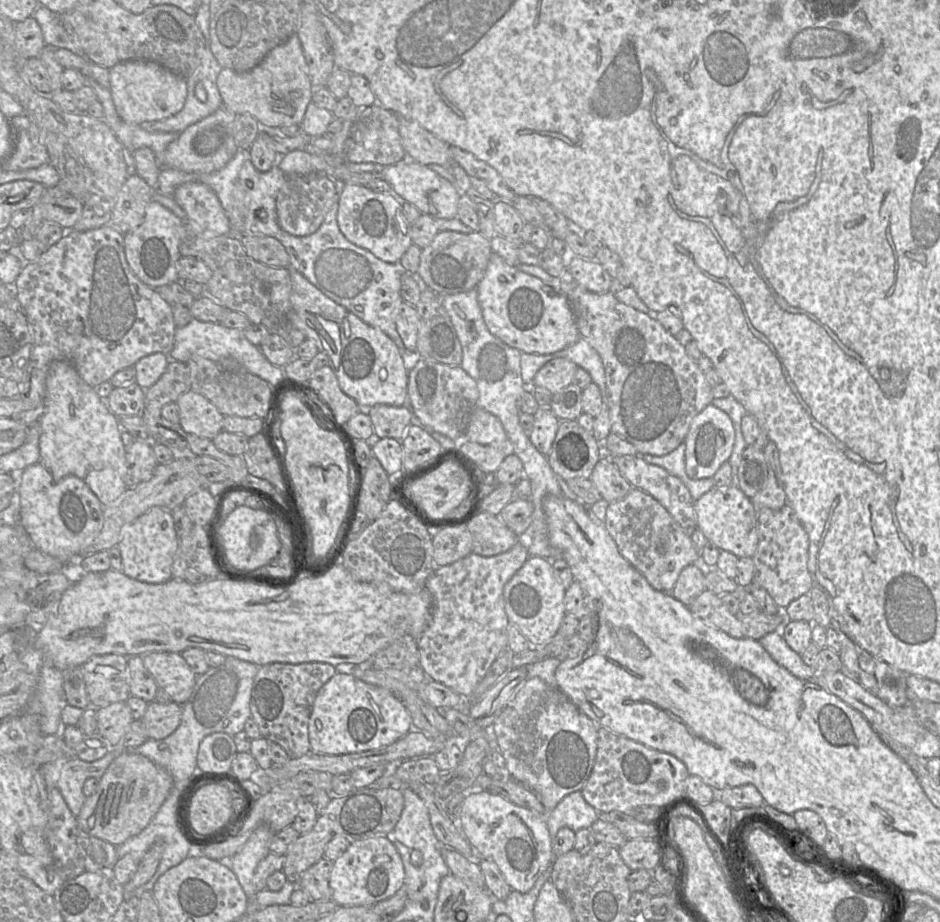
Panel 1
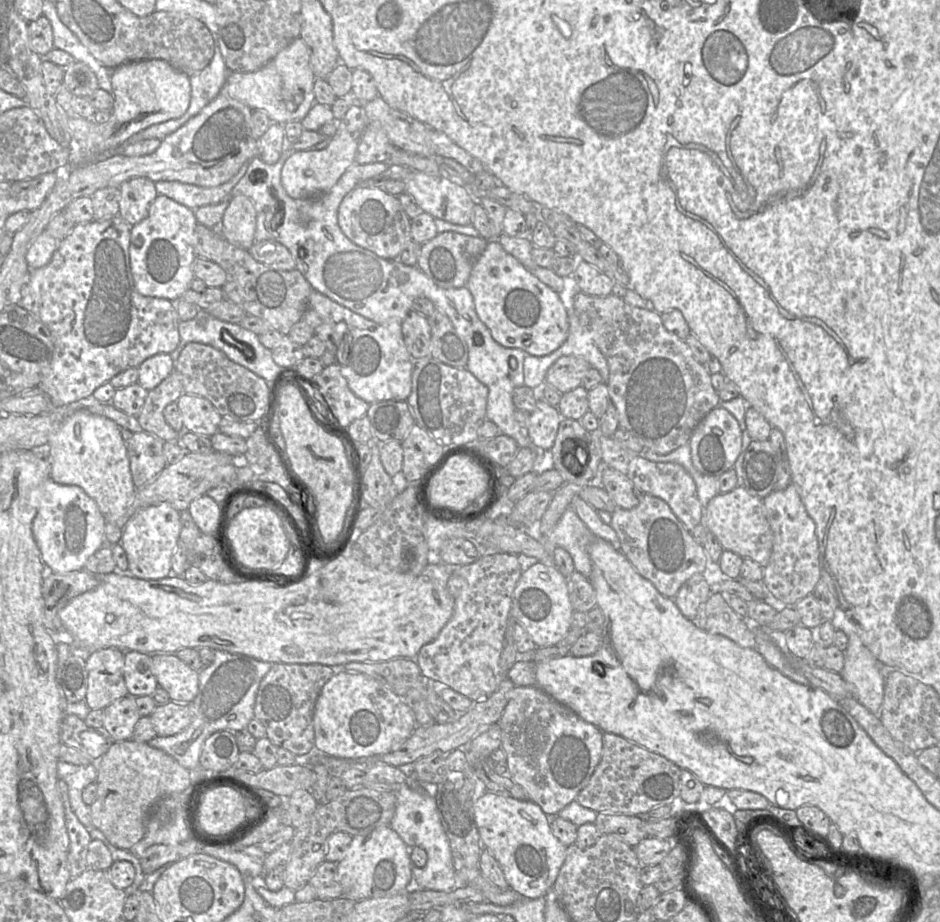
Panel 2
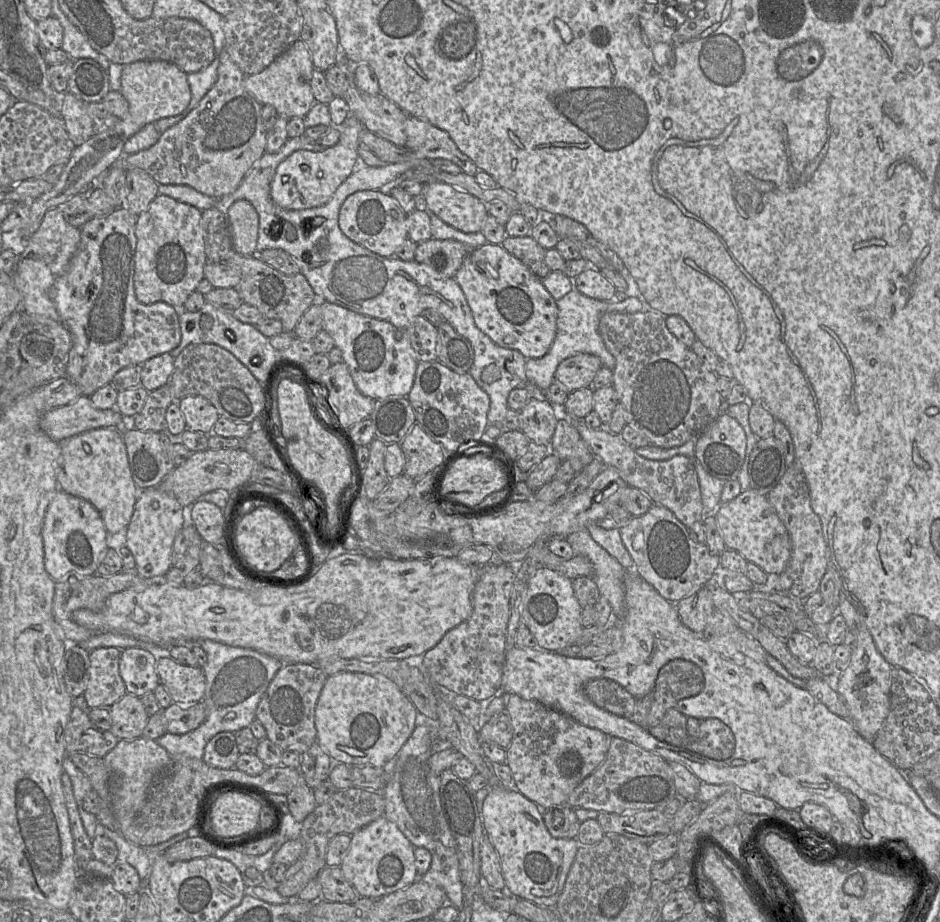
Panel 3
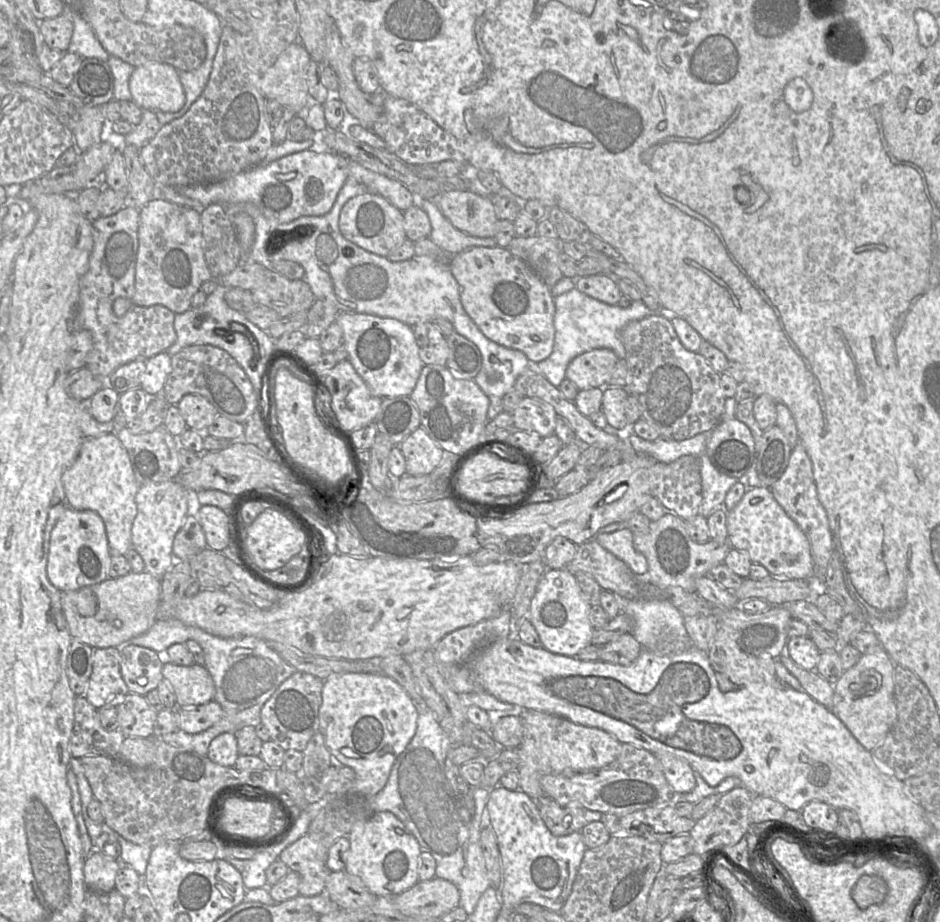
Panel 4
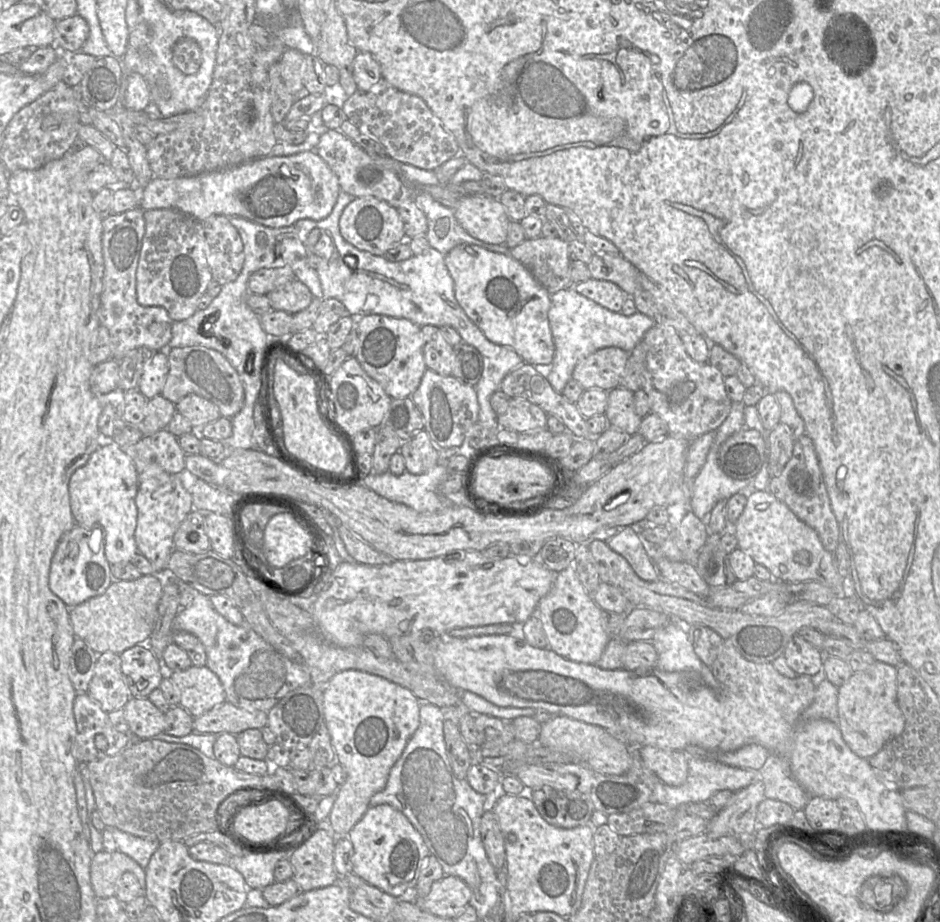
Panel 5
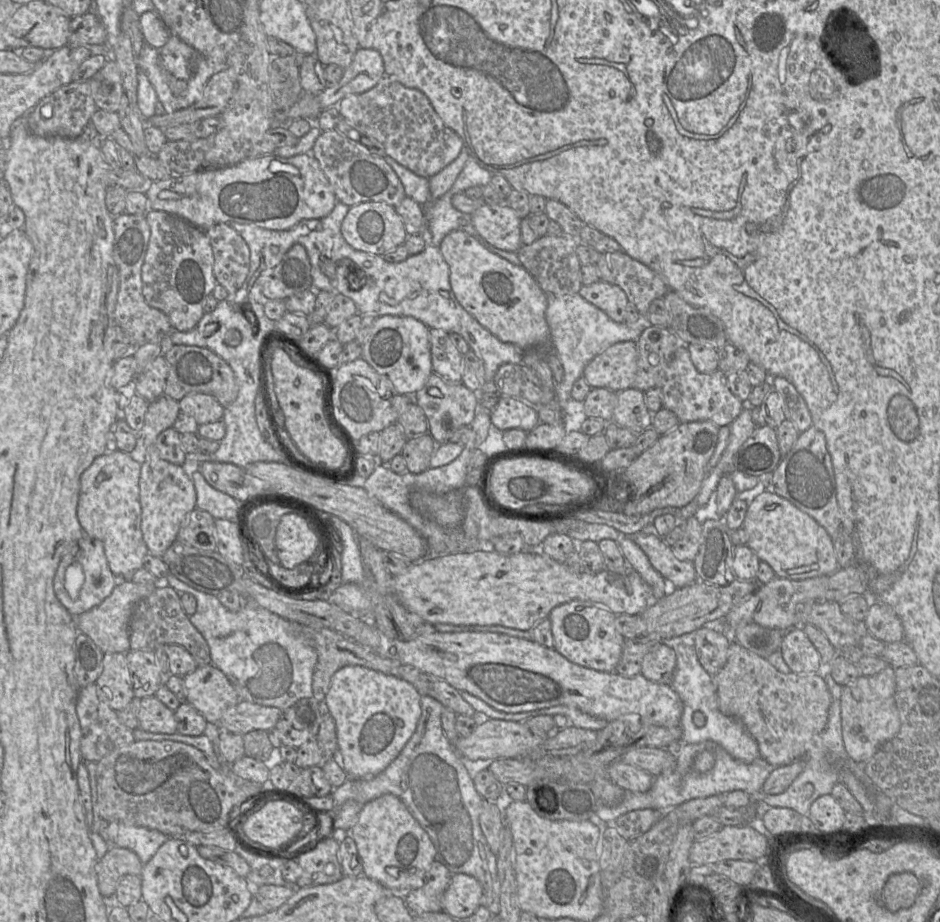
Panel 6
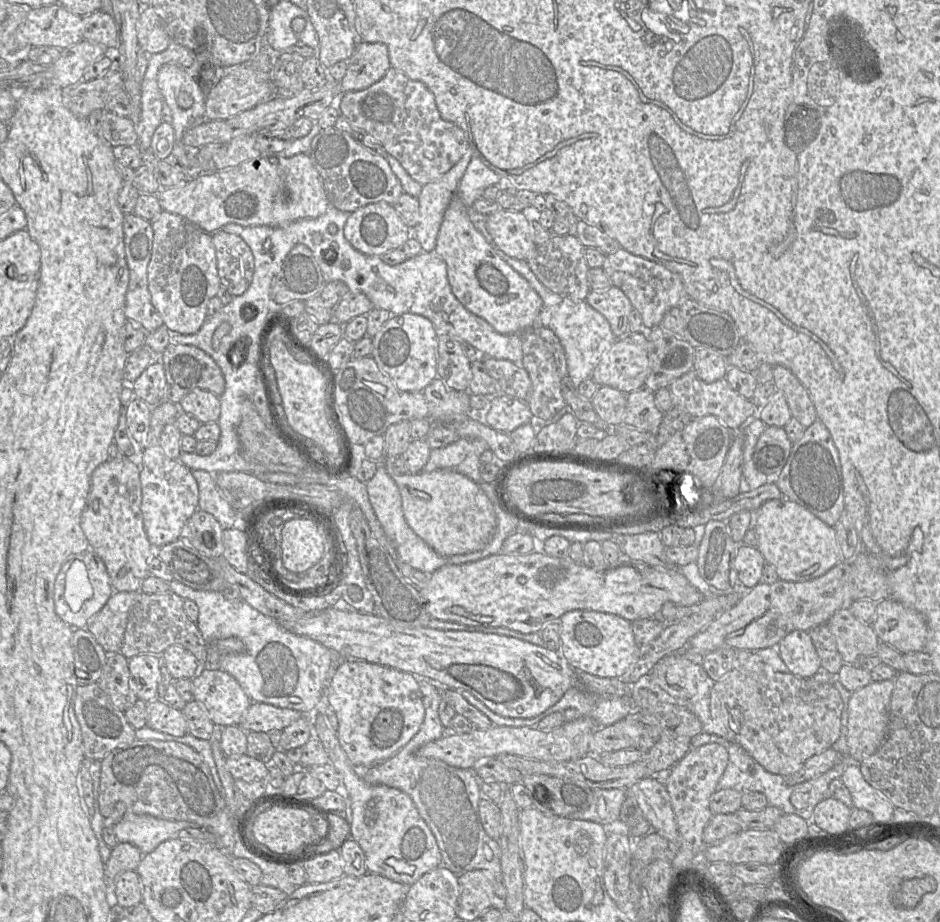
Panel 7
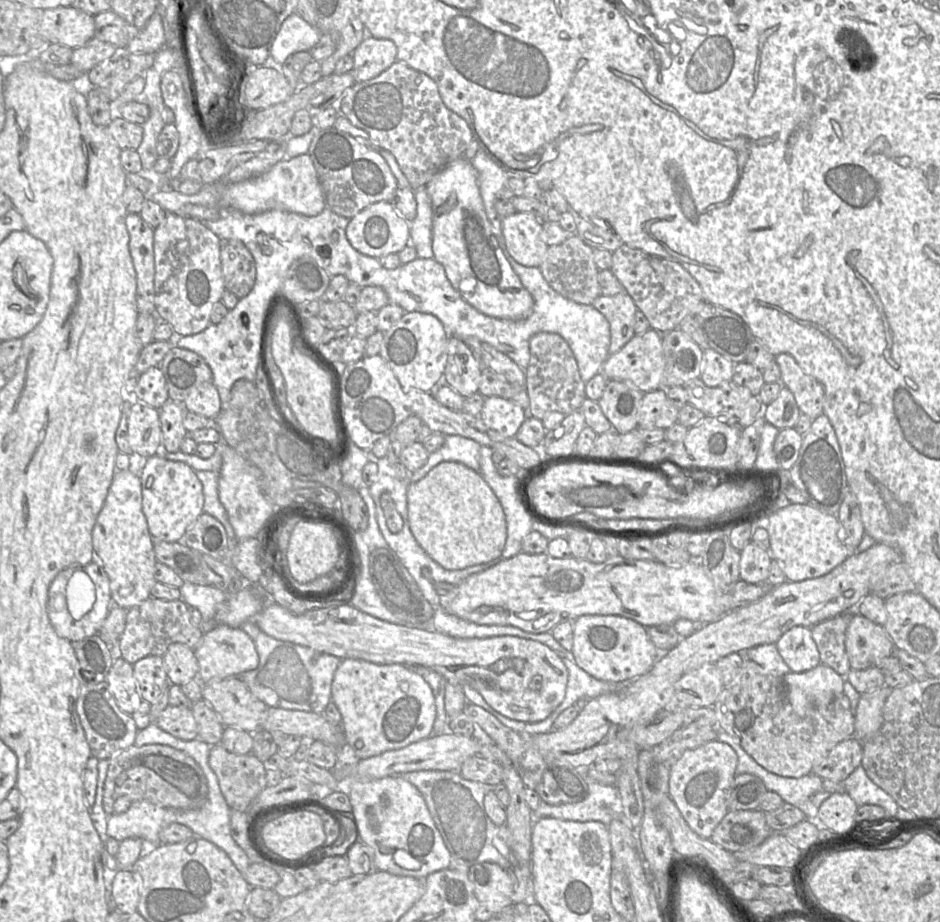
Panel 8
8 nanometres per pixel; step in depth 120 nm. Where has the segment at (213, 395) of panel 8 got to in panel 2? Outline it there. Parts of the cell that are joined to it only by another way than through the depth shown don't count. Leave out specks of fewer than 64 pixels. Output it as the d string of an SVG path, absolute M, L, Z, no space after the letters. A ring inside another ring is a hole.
M183 393L177 400L184 430L211 437L218 432L222 416L204 397Z

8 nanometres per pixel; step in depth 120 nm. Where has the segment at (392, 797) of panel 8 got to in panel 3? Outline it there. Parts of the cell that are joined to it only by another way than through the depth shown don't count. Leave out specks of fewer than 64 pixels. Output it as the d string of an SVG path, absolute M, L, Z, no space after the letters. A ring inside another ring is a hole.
M382 815L351 835L351 844L340 868L359 896L379 899L411 885L419 878L414 849L397 825Z

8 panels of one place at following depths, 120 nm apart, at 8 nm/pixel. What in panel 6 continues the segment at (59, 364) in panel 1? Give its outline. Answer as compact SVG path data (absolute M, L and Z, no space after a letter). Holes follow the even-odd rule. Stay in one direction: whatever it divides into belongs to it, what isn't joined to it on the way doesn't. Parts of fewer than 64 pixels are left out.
M117 449L95 458L80 477L78 521L84 534L103 542L109 568L120 580L130 581L131 575L143 567L143 559L149 553L141 530L140 472L141 464L131 458L128 453Z

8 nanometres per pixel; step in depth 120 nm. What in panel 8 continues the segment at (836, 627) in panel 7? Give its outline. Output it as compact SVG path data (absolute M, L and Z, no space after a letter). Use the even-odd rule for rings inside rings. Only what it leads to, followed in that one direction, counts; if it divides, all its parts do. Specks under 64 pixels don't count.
M853 612L846 629L845 649L851 669L864 670L892 655L894 645L884 627Z

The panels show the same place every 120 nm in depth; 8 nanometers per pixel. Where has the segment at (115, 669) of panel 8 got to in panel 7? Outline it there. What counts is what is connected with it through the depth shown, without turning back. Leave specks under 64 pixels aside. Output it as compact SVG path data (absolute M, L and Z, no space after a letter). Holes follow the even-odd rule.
M120 652L107 654L106 663L97 682L112 705L125 712L138 699L132 687L128 659Z

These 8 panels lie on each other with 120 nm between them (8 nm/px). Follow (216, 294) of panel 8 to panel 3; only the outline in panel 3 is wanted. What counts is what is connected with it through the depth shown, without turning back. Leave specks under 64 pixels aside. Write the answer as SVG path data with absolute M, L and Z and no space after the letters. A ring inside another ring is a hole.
M159 193L148 208L138 215L135 235L134 290L137 300L146 305L163 301L175 308L183 308L186 299L204 279L204 267L208 262L202 236L201 210Z

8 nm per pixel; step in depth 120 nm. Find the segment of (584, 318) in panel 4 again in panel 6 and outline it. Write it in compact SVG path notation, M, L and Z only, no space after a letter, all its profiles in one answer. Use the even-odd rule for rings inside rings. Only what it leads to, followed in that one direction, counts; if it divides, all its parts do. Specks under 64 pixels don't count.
M579 293L564 296L546 295L545 318L550 330L550 347L554 349L564 369L563 380L555 384L555 397L563 412L566 431L579 431L587 416L583 402L576 401L571 396L574 382L582 377L586 365L611 345L624 341L636 341L647 323L643 318L639 324L614 322L605 312L586 301Z

